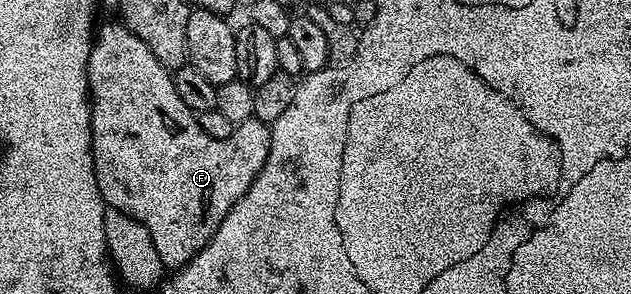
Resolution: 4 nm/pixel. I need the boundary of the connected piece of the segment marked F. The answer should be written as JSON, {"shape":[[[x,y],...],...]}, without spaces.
{"shape":[[[122,22],[114,23],[98,25],[97,35],[91,41],[91,53],[87,63],[87,90],[91,101],[91,153],[95,163],[97,186],[99,193],[103,195],[106,207],[123,211],[148,228],[149,235],[153,238],[154,245],[157,246],[157,253],[161,256],[164,269],[178,270],[191,261],[211,241],[211,235],[219,229],[221,222],[229,214],[229,210],[233,210],[237,201],[247,193],[249,186],[265,166],[271,145],[271,129],[268,125],[252,118],[235,125],[233,134],[229,134],[229,138],[224,140],[209,138],[209,134],[201,130],[198,115],[191,112],[189,106],[185,106],[185,102],[181,102],[181,97],[177,95],[177,86],[173,86],[173,75],[168,68],[161,66],[161,62],[153,58],[153,50],[149,50],[149,46],[145,46],[145,42],[137,38],[137,34],[129,31]]]}

